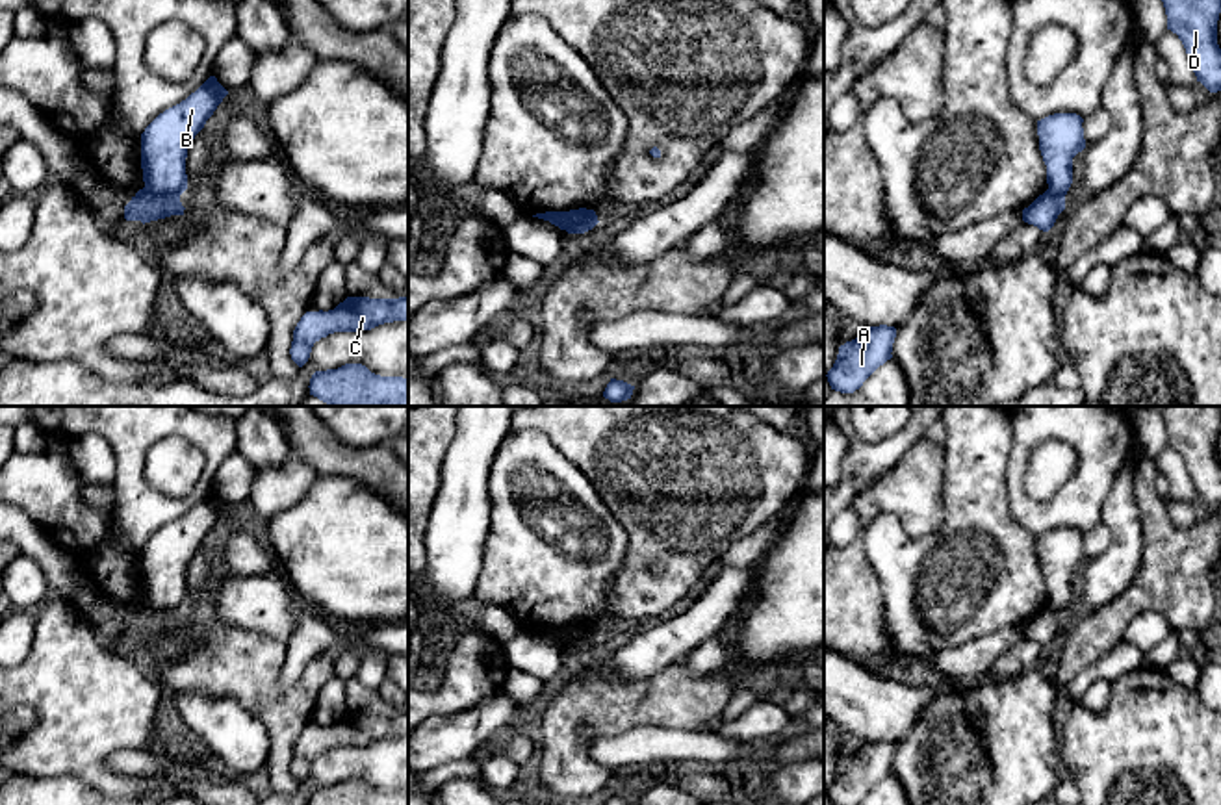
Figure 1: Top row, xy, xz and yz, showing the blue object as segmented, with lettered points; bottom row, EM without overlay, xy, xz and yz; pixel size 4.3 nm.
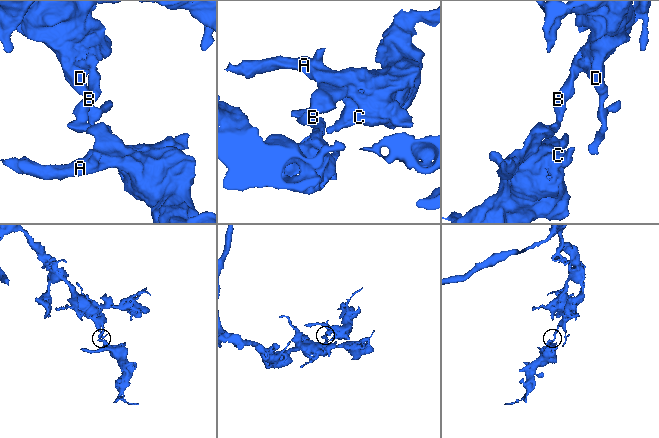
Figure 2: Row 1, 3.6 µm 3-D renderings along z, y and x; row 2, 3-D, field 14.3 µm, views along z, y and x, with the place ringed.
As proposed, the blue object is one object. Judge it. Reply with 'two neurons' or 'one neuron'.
two neurons

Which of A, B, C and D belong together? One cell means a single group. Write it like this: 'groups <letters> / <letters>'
groups A C / B D

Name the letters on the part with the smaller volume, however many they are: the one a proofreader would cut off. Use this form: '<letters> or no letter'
A, C

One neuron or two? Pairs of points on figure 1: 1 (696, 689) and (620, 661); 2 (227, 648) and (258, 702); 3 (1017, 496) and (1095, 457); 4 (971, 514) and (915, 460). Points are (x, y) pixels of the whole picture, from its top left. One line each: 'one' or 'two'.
1: two
2: one
3: one
4: two

